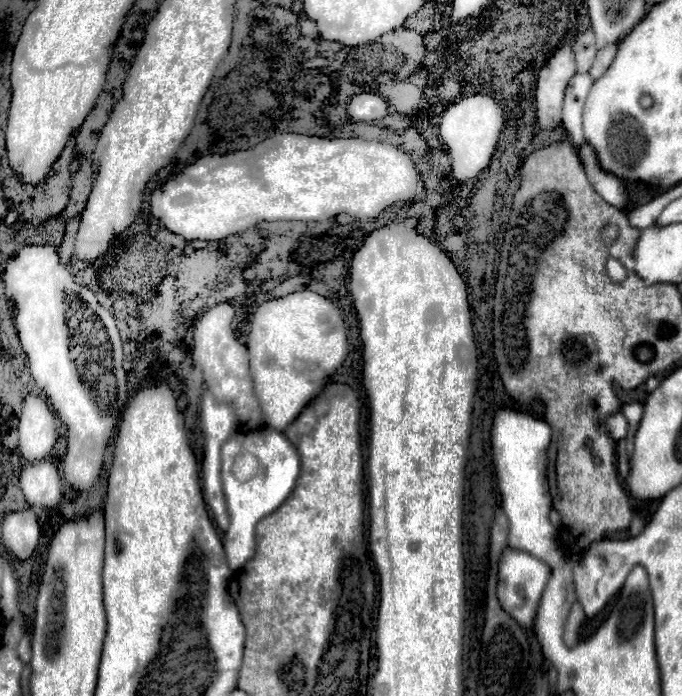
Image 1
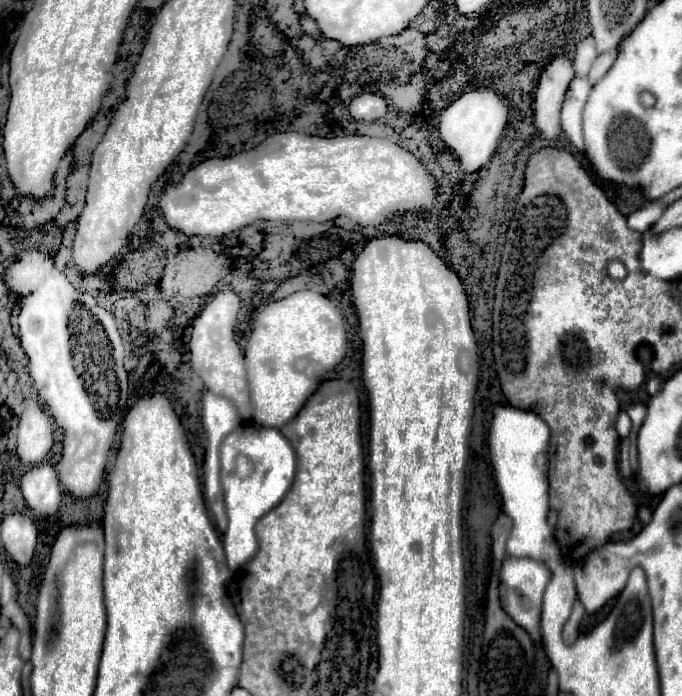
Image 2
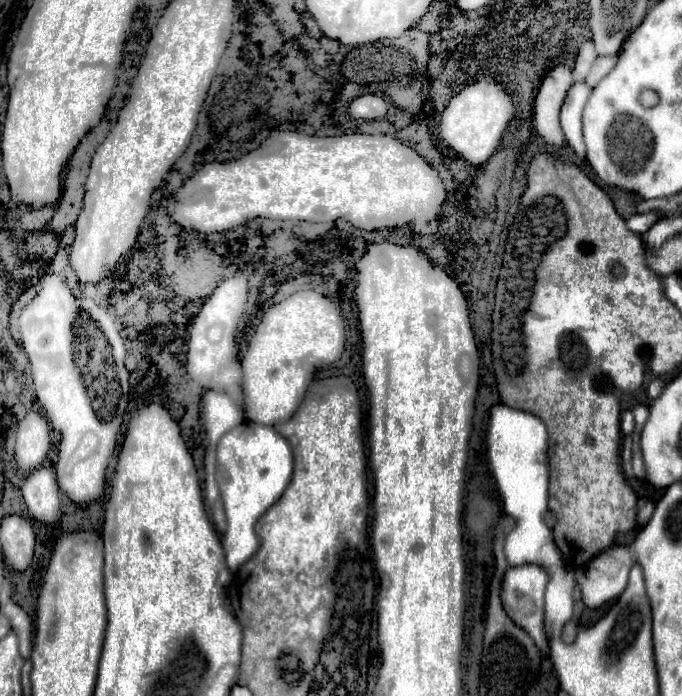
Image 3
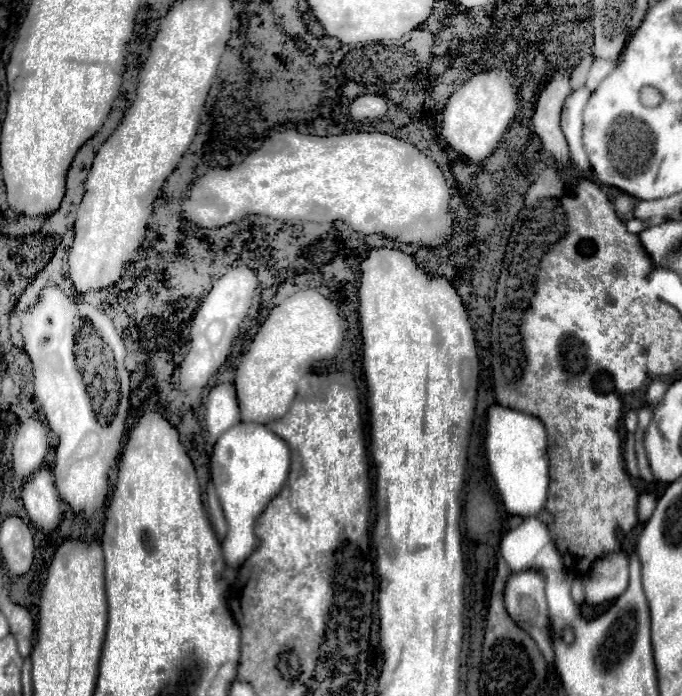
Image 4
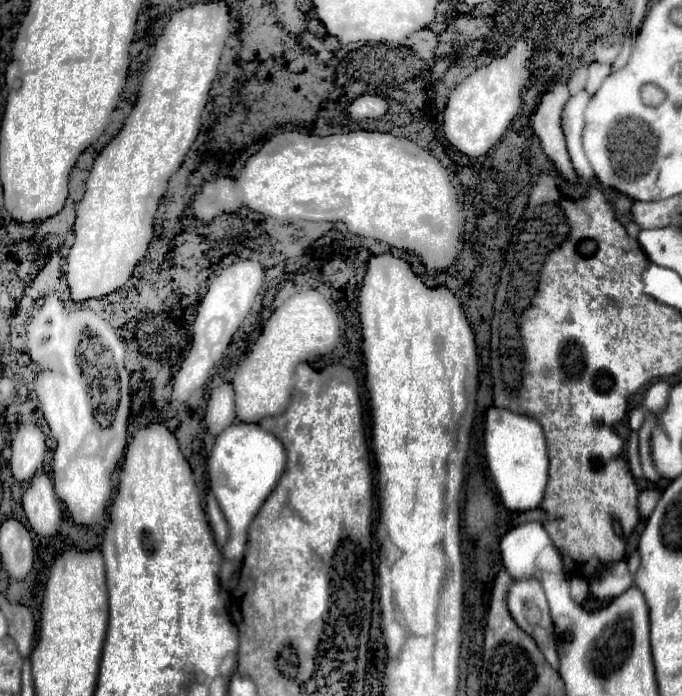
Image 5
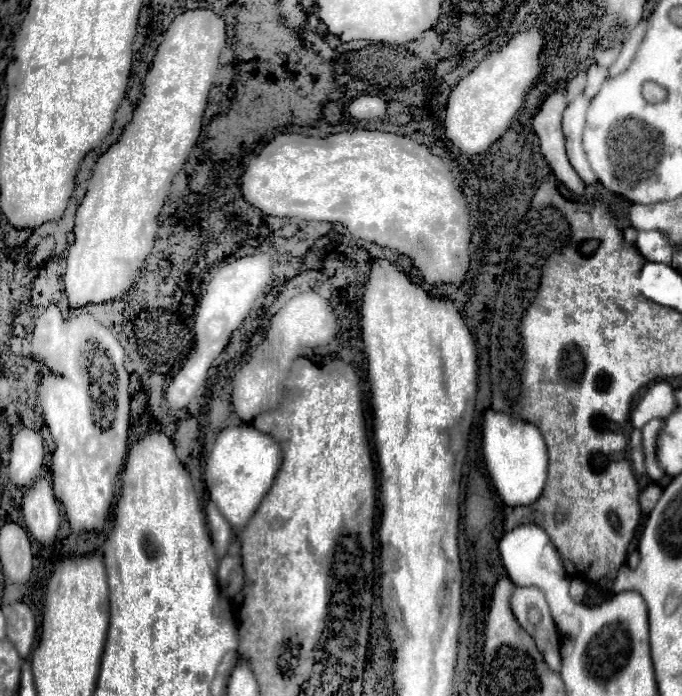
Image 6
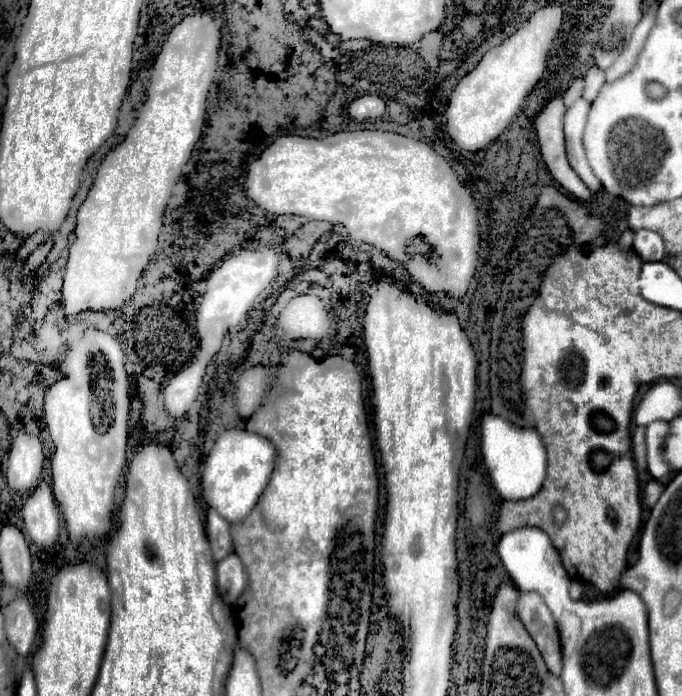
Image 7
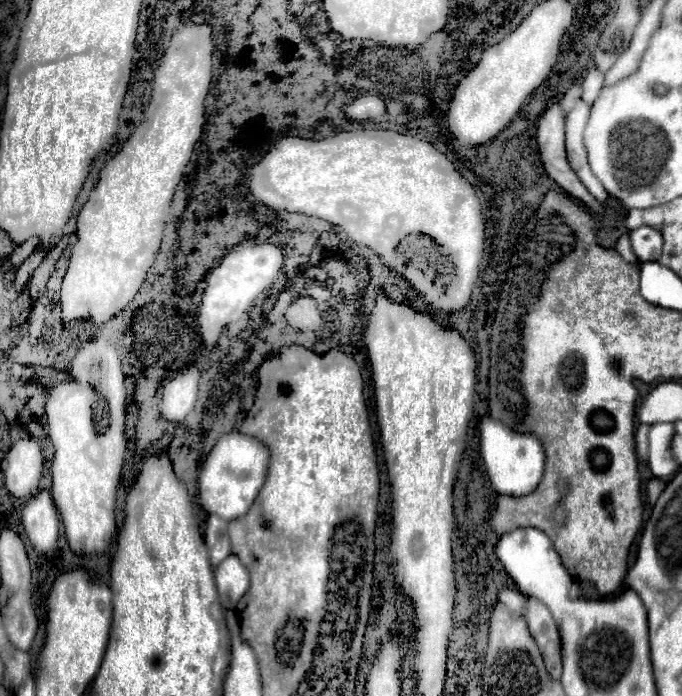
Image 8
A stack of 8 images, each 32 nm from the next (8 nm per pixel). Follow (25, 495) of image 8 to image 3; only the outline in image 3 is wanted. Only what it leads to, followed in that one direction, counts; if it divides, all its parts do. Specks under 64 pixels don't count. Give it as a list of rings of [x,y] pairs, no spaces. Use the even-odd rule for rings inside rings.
[[[28,410],[26,416],[20,420],[18,434],[16,434],[16,462],[18,470],[26,474],[30,468],[38,468],[38,464],[44,462],[52,438],[50,438],[52,426],[48,418],[44,418],[38,410]]]

